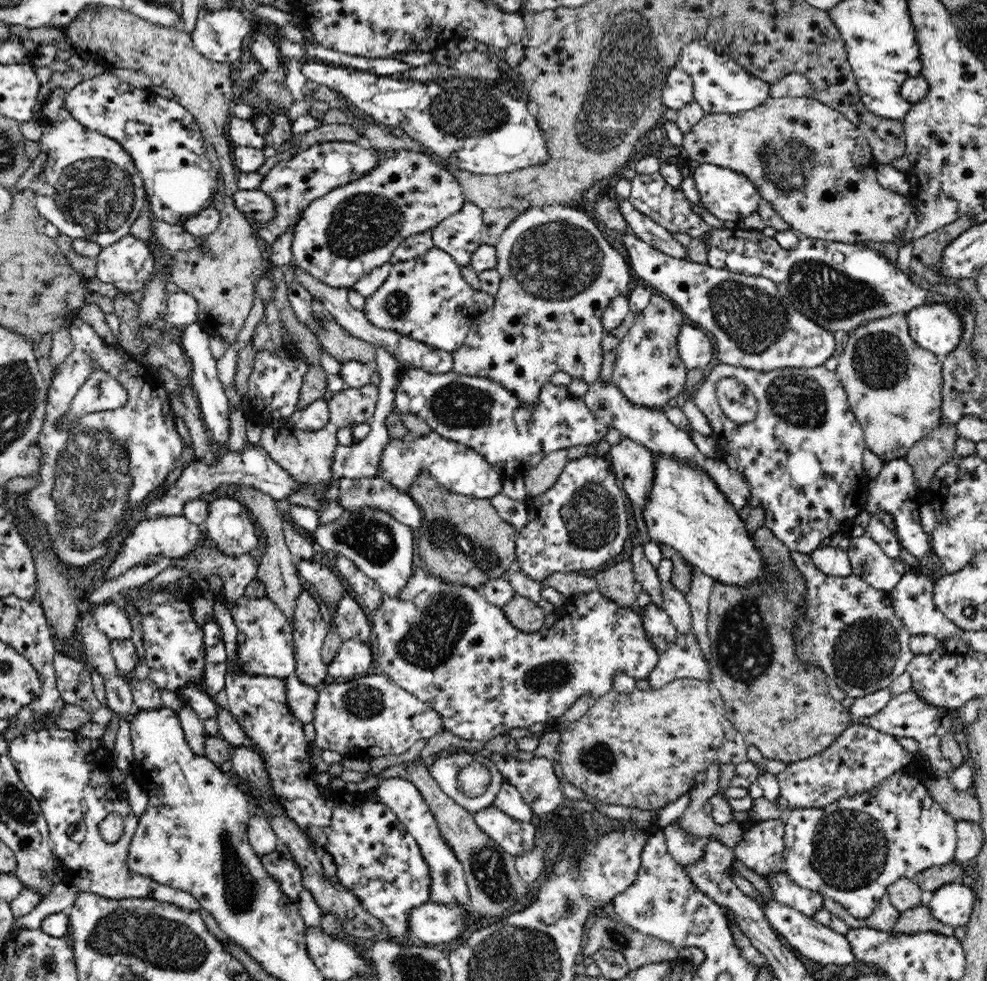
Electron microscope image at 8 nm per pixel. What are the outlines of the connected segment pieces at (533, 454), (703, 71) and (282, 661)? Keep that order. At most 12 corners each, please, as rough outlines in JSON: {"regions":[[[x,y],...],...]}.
{"regions":[[[400,370],[395,406],[507,478],[604,441],[567,386]],[[694,39],[677,66],[707,114],[735,115],[770,97],[716,46]],[[268,597],[227,603],[238,630],[235,668],[286,679],[292,628]]]}

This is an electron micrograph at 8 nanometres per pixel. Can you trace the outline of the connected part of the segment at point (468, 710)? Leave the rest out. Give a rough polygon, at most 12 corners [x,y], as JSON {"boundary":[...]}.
{"boundary":[[417,562],[373,616],[380,671],[486,742],[659,654],[631,607],[516,629]]}

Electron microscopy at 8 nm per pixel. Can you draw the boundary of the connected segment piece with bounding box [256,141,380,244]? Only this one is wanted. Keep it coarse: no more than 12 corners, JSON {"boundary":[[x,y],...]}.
{"boundary":[[332,141],[279,161],[259,188],[274,201],[268,244],[310,203],[362,178],[379,157],[366,143]]}

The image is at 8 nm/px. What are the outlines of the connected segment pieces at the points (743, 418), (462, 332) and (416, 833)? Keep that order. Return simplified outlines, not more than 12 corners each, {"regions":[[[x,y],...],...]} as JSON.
{"regions":[[[725,378],[714,387],[729,420],[755,420],[757,400],[744,384]],[[436,247],[393,261],[363,312],[453,354],[476,291]],[[406,778],[379,782],[379,800],[414,837],[431,878],[429,901],[470,897],[464,867]]]}

